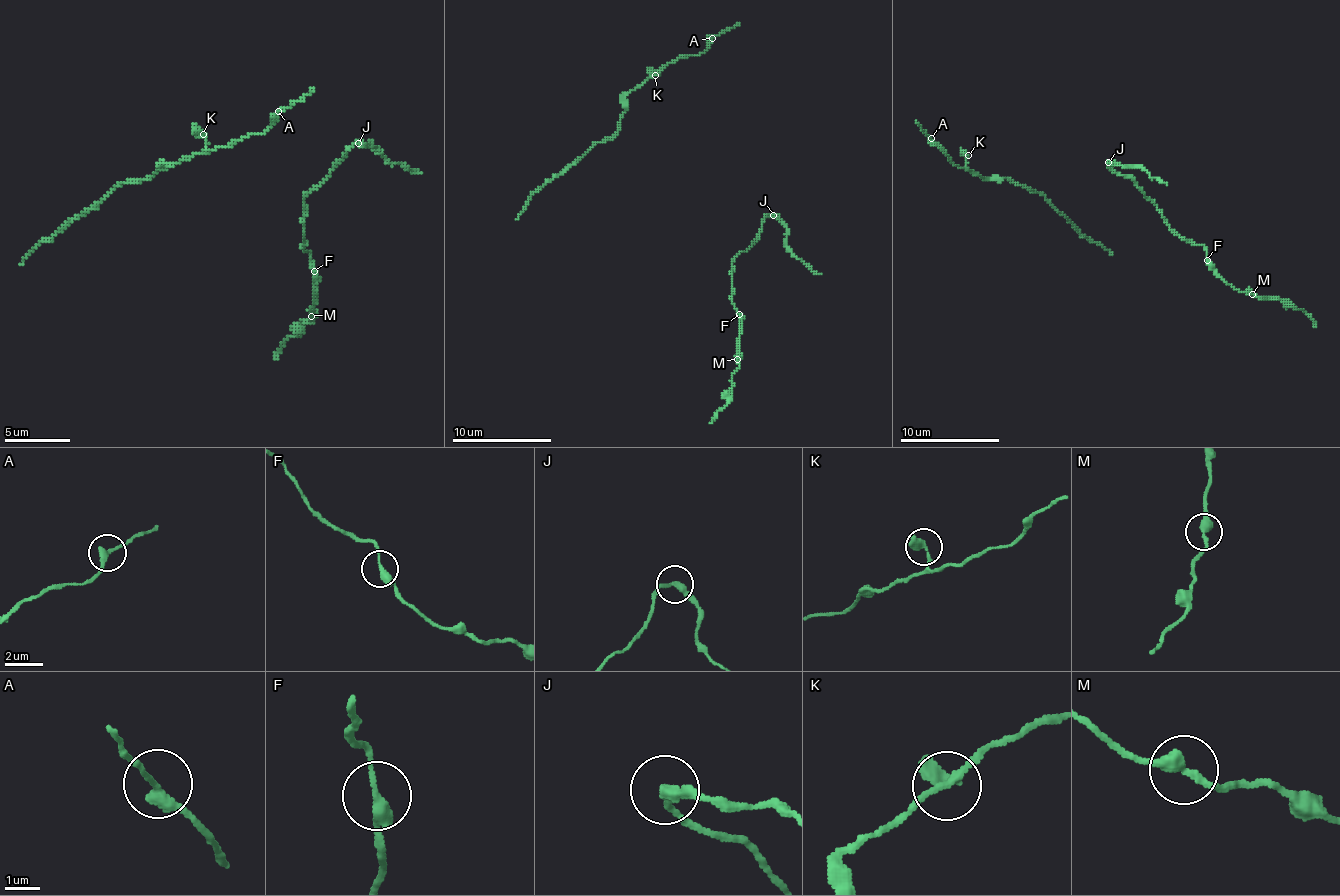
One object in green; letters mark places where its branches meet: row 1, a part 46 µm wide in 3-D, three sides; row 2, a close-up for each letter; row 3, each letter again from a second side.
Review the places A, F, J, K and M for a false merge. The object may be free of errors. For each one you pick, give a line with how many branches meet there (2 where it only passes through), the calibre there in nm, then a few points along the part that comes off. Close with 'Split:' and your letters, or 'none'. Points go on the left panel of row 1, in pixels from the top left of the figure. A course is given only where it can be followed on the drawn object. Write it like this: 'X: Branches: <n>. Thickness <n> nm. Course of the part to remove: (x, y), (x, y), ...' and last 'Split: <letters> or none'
J: Branches: 2. Thickness 280 nm. Course of the part to remove: (359, 144), (379, 150), (392, 163), (421, 173)
Split: J

